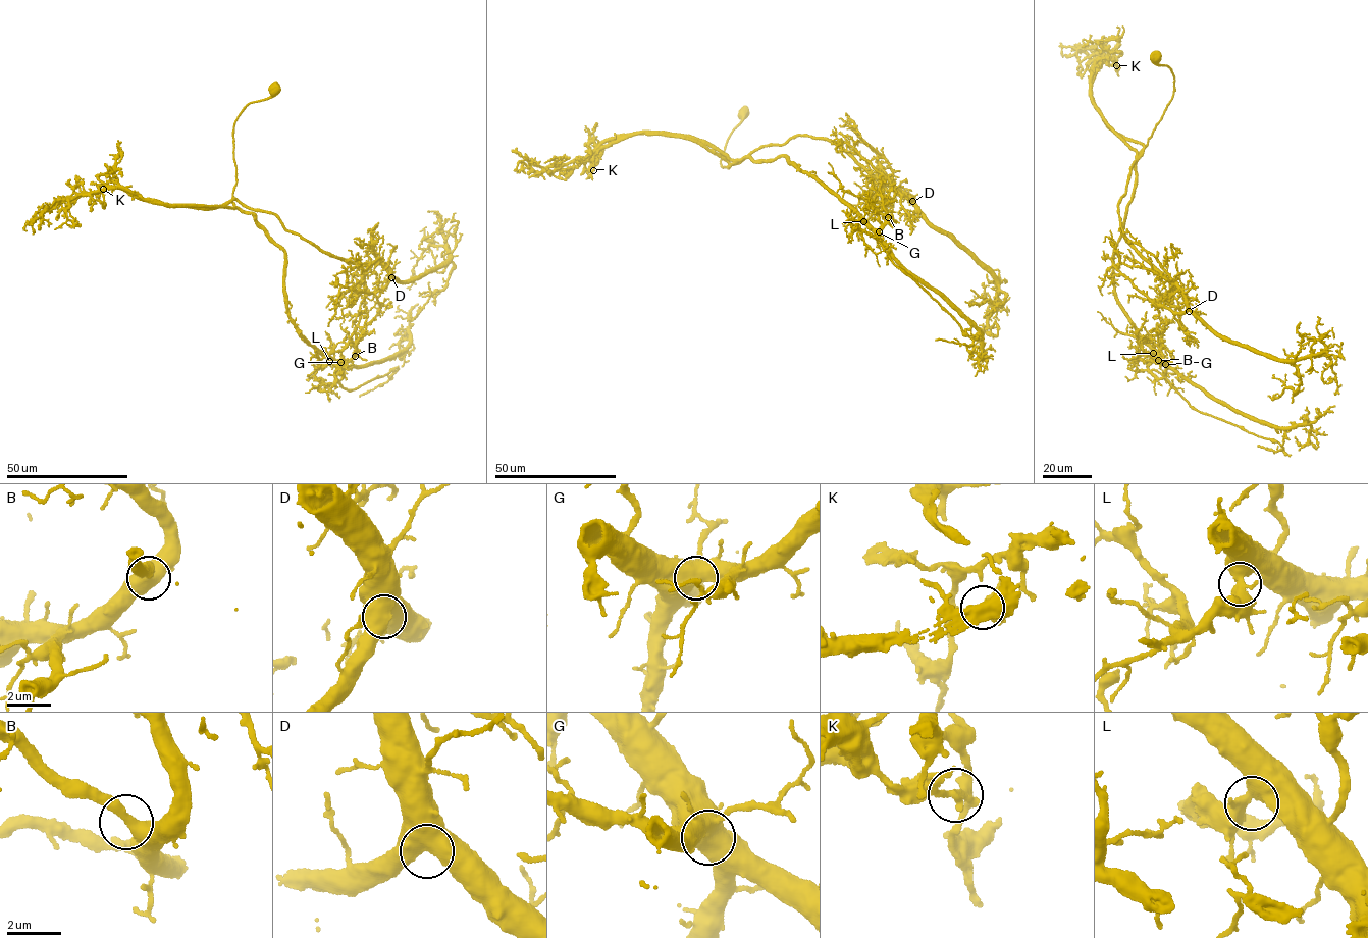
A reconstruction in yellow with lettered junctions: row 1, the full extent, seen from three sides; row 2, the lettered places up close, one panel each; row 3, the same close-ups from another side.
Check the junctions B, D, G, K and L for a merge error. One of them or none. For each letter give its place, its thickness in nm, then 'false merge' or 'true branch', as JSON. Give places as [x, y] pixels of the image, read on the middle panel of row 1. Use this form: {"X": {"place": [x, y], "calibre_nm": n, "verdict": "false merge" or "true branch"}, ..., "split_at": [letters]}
{"B": {"place": [888, 217], "calibre_nm": 420, "verdict": "true branch"}, "D": {"place": [912, 201], "calibre_nm": 700, "verdict": "true branch"}, "G": {"place": [879, 231], "calibre_nm": 650, "verdict": "true branch"}, "K": {"place": [593, 170], "calibre_nm": 280, "verdict": "false merge"}, "L": {"place": [863, 221], "calibre_nm": 550, "verdict": "true branch"}, "split_at": ["K"]}

